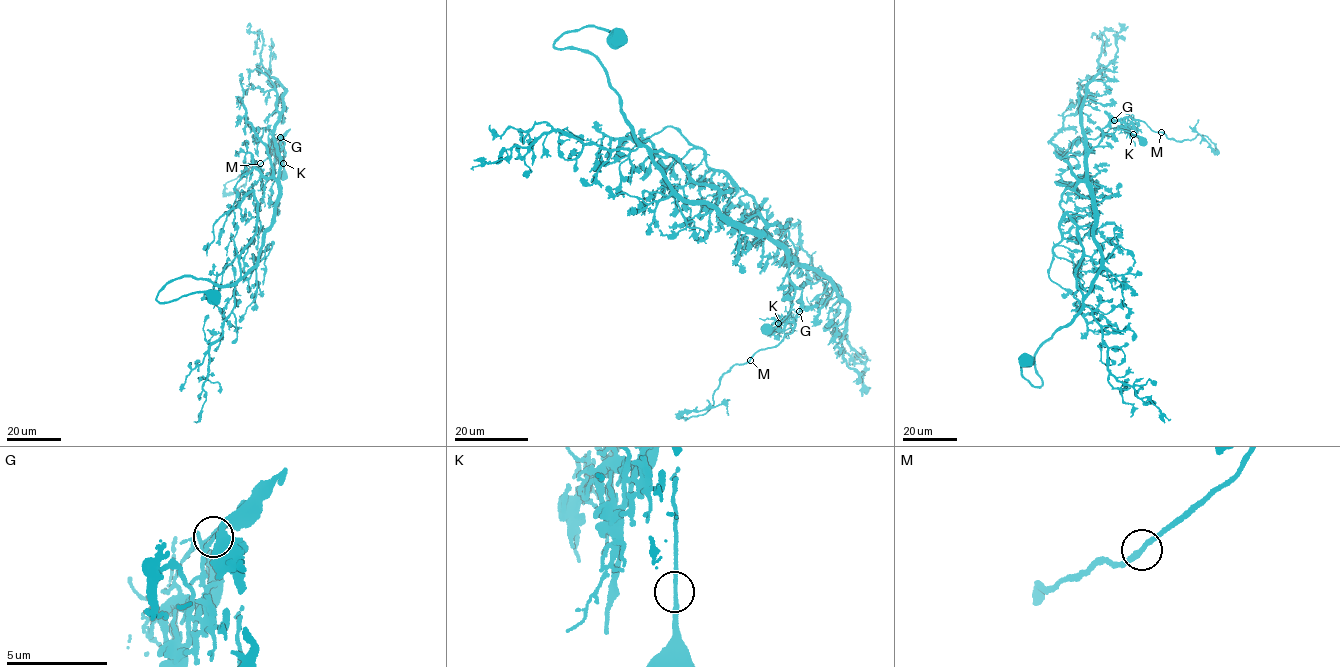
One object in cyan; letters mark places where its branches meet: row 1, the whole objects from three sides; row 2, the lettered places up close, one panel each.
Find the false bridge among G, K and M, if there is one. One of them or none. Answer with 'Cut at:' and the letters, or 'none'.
Cut at: G

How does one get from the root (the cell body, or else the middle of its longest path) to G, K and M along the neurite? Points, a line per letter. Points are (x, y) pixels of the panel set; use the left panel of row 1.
G: (213, 296), (196, 292), (156, 300), (180, 277), (226, 287), (256, 263), (278, 195), (280, 138)
K: (213, 296), (156, 300), (180, 277), (226, 287), (255, 264), (278, 195), (271, 139), (284, 163)
M: (213, 296), (196, 292), (156, 300), (180, 277), (226, 287), (256, 263), (273, 219), (282, 136), (260, 163)

